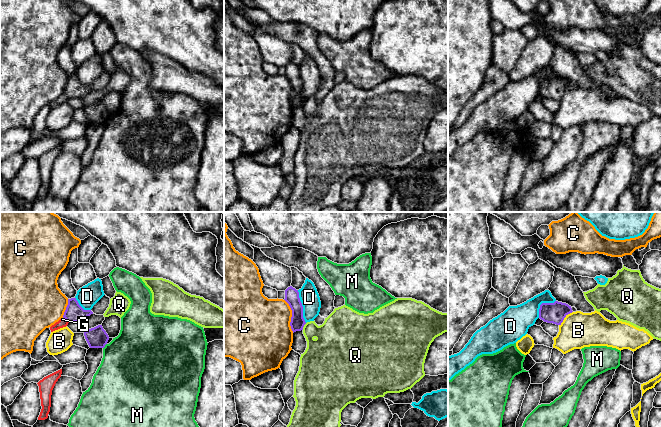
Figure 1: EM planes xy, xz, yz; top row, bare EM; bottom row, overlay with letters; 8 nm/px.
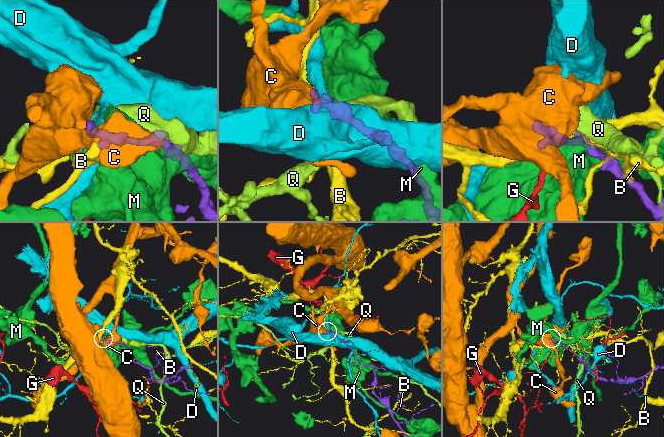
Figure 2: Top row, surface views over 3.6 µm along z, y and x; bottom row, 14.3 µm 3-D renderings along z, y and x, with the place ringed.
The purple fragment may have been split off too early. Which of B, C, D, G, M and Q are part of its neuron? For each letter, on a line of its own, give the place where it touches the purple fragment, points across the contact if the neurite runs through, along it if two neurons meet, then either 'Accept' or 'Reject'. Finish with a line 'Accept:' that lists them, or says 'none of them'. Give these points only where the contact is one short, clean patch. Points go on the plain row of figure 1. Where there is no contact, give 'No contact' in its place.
B: Touches purple at yz (564, 93). Reject
C: Touches purple at xz (292, 92). Boundary: xz (284, 75), (291, 86), (290, 104), (293, 108). Reject
D: Touches purple at xz (302, 82). Boundary: xz (297, 66), (302, 81), (302, 93), (306, 98). Reject
G: Touches purple at xy (66, 95). Boundary: xy (63, 93), (68, 98). Reject
M: Touches purple at xy (104, 122). Reject
Q: Touches purple at xz (303, 102). Reject
Accept: none of them

